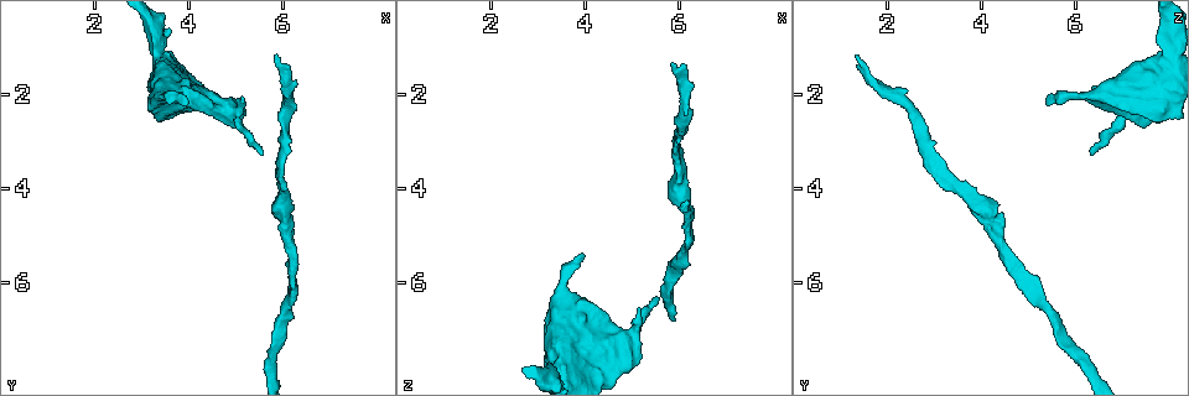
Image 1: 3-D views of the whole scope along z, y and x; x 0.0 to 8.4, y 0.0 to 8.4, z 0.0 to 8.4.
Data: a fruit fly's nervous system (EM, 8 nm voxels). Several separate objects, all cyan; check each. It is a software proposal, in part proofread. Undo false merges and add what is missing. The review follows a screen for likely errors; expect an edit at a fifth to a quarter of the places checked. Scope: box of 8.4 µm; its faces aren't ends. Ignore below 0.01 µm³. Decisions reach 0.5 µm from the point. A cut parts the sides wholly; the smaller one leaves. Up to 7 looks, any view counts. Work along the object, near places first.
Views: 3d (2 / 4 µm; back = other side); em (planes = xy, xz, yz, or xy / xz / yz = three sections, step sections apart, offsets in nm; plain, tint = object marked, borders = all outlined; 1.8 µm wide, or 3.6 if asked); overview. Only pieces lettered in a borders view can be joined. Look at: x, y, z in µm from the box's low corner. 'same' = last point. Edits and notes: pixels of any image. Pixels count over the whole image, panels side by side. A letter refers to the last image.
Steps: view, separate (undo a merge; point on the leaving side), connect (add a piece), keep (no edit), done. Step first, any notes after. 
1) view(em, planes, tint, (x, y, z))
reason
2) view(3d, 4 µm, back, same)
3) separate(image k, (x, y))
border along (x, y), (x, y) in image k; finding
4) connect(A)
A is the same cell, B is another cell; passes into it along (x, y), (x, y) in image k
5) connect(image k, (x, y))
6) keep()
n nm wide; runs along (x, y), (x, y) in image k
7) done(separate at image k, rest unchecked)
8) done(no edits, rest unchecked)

view(em, planes, borders, (5.90, 1.20, 1.35))
free end

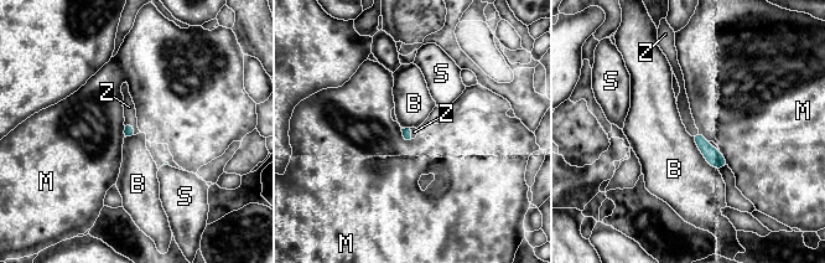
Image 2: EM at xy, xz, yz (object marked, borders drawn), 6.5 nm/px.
connect(Z)
B touches over 280 nm; Z is the same cell, B, M and S are other cells; the neuron continues

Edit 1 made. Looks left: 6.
view(overview)
redraw

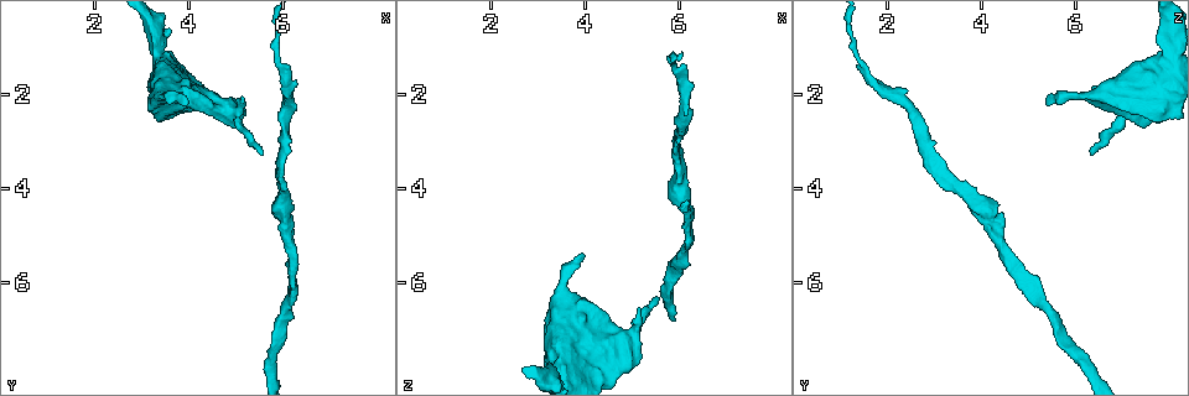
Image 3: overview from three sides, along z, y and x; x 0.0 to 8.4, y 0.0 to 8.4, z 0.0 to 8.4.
view(3d, 4 µm, (4.00, 2.20, 5.35))
branch stops here

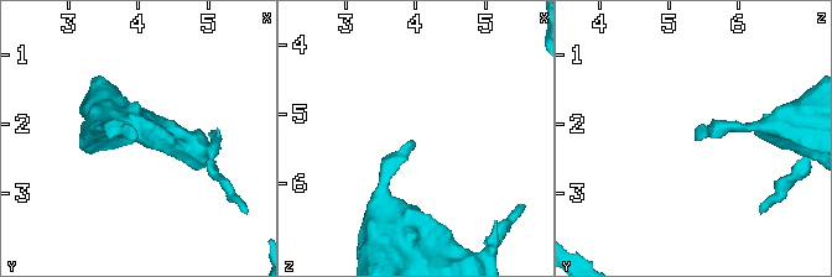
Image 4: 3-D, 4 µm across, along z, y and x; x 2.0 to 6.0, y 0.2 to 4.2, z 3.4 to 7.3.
view(em, 3.6 µm, planes, borders, (4.00, 2.20, 5.40))

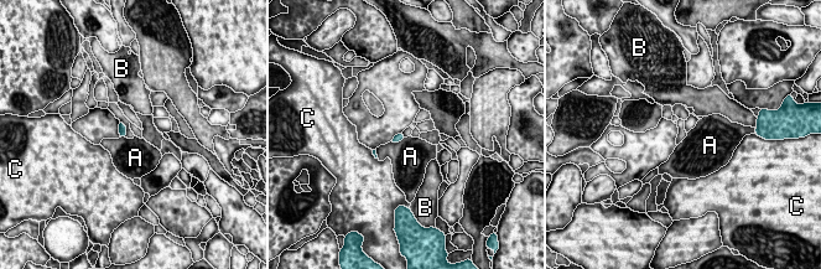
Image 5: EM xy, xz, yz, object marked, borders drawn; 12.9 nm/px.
keep()
100 nm wide; A, B and C are other cells; border along (405, 138), (395, 143), (390, 141) in image 5; no lettered piece goes on from it

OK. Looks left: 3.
view(3d, 4 µm, (5.55, 3.25, 6.30))
thin end

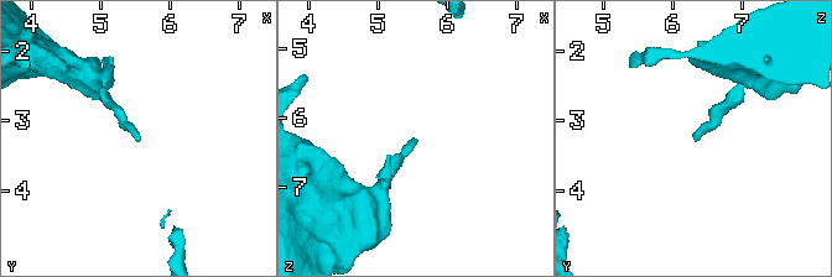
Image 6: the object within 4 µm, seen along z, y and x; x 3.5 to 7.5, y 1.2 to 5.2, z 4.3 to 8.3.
view(em, planes, tint, (5.55, 3.25, 6.30))
now the EM

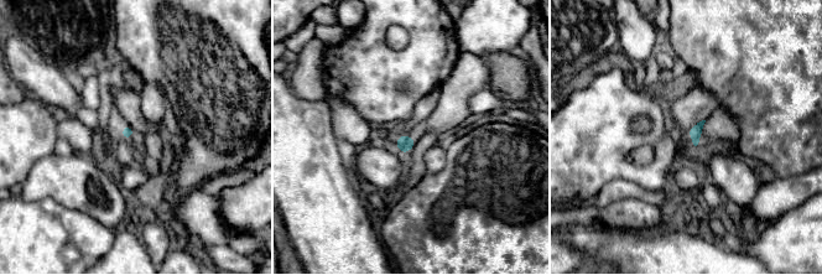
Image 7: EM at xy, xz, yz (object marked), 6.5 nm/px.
view(em, planes, borders, same)
see the neighbours

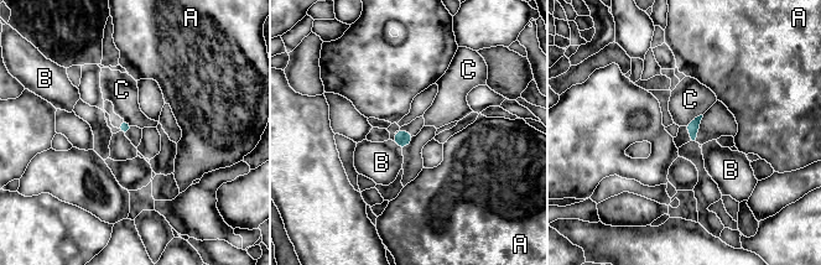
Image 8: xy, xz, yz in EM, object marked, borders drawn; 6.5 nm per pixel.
keep()
70 nm wide; A, B and C are other cells; border along (702, 114), (691, 119), (685, 125) in image 8; none of them fits

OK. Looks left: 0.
done(connect at image 2, rest unchecked)

